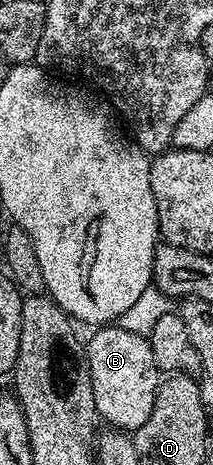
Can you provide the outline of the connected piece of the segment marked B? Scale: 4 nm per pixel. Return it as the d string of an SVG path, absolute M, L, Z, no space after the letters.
M103 325L93 334L85 348L98 418L111 428L133 433L148 421L158 392L160 372L156 357L152 357L152 345L147 336L128 332L117 325Z

